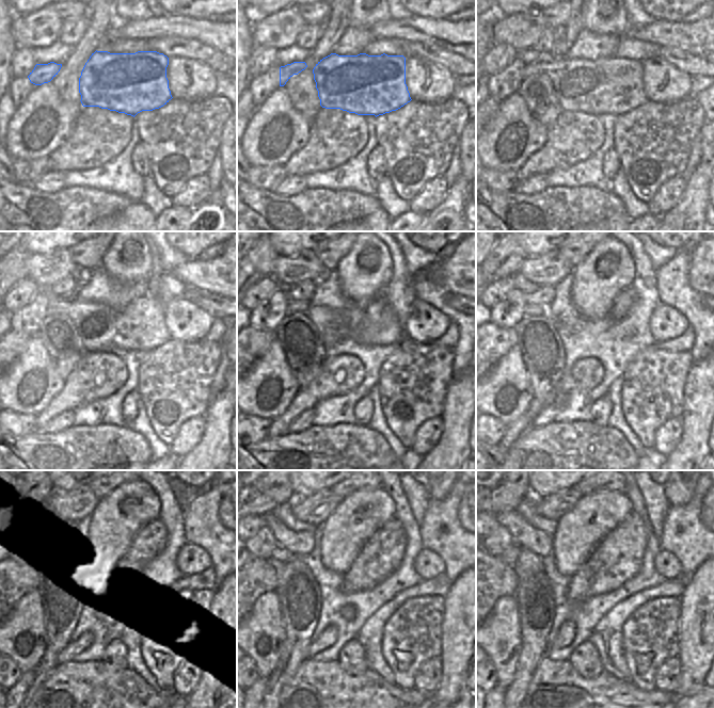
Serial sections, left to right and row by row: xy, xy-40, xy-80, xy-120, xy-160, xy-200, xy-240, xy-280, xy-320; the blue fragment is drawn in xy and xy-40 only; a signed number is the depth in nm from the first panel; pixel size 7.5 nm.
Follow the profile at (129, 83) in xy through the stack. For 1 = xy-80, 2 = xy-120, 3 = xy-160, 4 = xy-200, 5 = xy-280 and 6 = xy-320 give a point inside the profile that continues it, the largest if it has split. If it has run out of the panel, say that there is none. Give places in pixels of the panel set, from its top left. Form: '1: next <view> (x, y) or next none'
1: next xy-80 (613, 84)
2: next xy-120 (140, 324)
3: next xy-160 (376, 324)
4: next xy-200 (529, 310)
5: next xy-280 (280, 554)
6: next xy-320 (509, 556)

